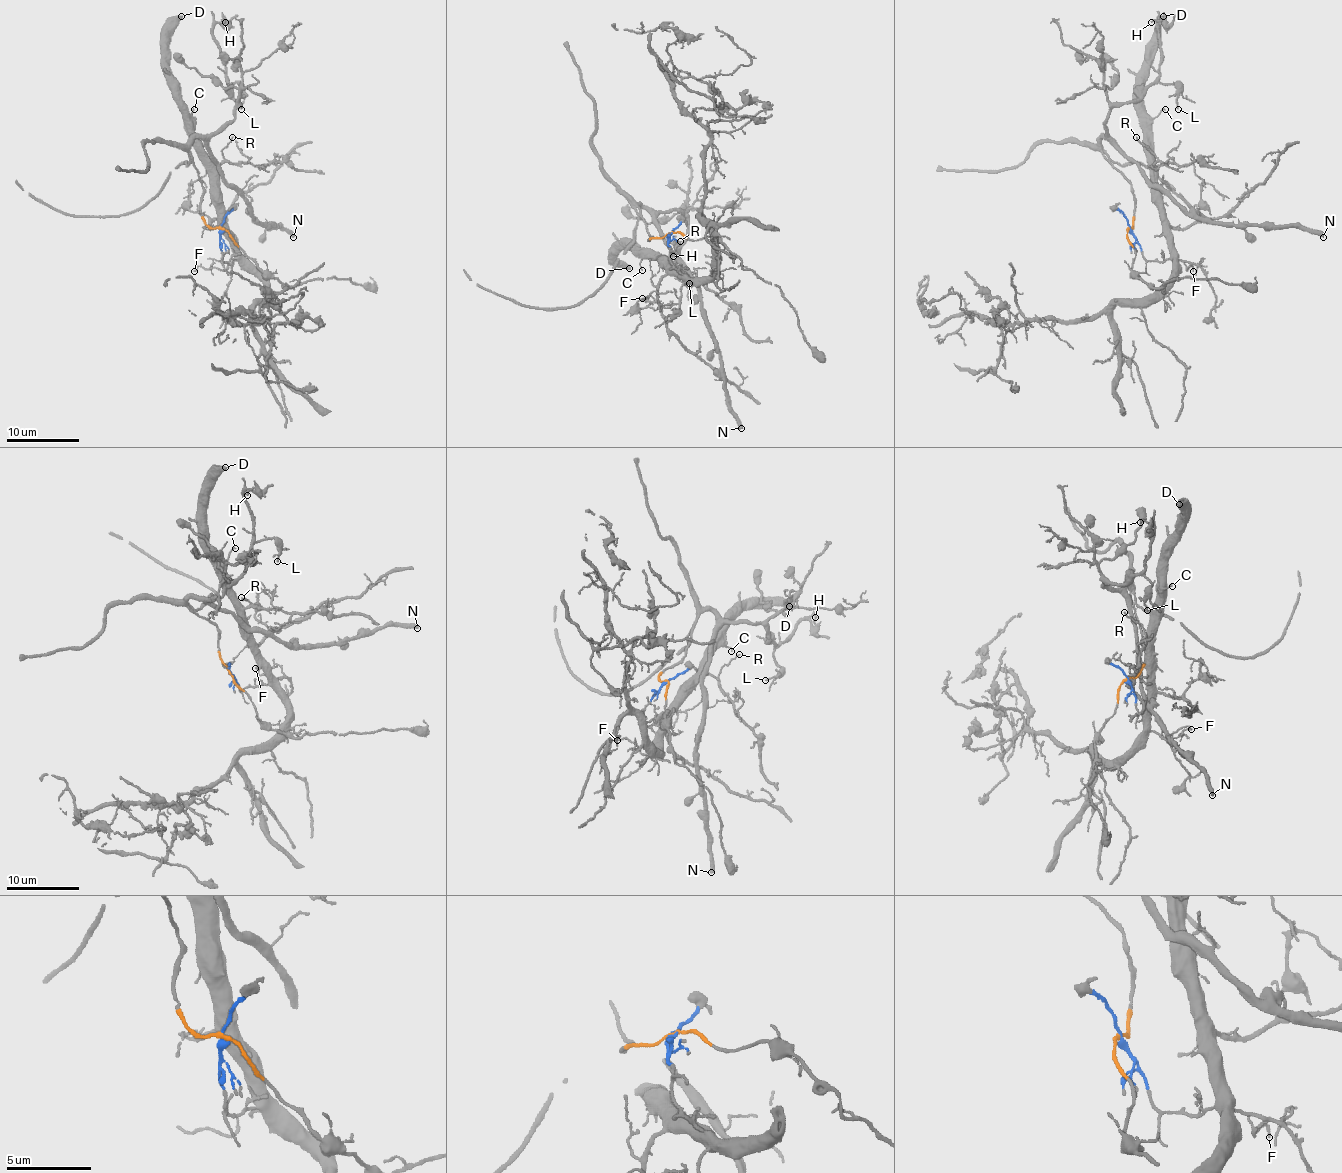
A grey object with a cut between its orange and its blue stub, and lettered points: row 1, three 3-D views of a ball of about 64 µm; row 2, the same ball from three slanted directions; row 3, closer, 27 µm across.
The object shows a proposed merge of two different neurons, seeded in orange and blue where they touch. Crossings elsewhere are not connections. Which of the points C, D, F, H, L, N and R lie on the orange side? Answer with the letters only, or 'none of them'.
H, L, N

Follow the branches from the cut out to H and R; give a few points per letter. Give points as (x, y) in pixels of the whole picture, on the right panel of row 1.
H: (1129, 228), (1131, 183), (1106, 158), (1100, 141), (1113, 107), (1135, 102), (1158, 75), (1160, 22), (1151, 22)
R: (1129, 228), (1147, 261), (1171, 257), (1154, 183), (1153, 165), (1156, 160), (1136, 136)

